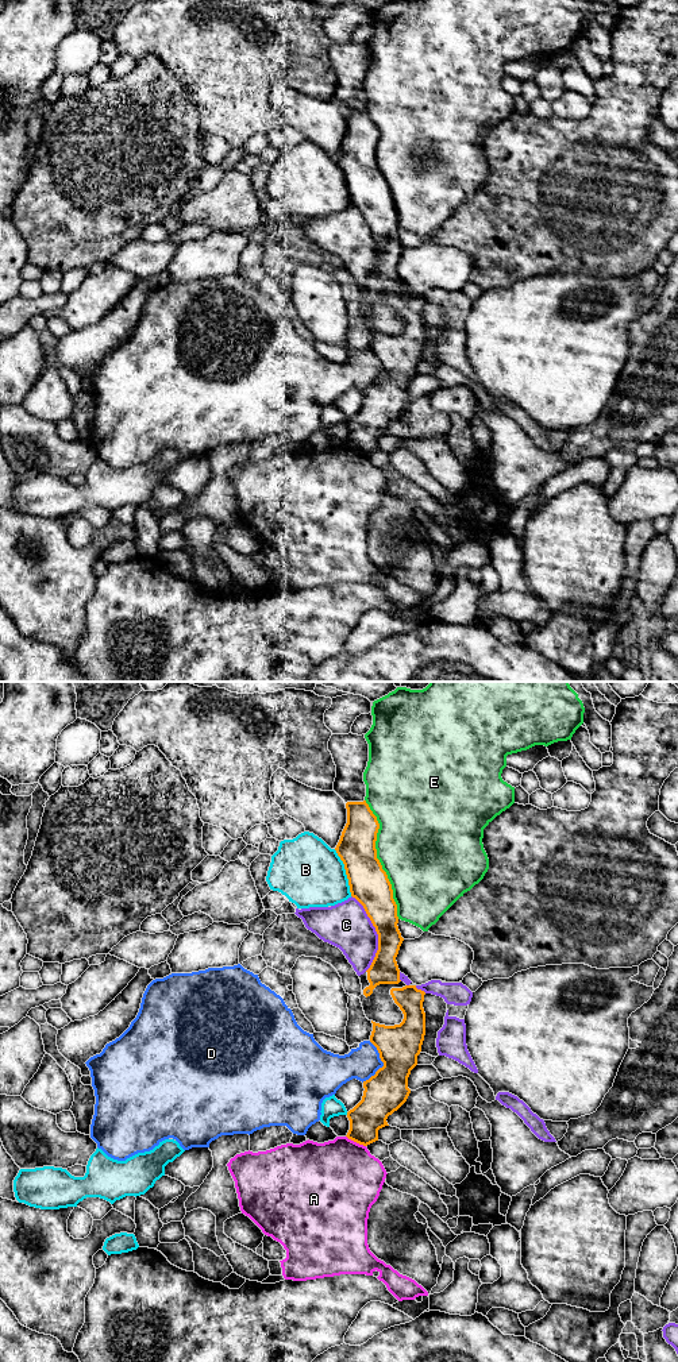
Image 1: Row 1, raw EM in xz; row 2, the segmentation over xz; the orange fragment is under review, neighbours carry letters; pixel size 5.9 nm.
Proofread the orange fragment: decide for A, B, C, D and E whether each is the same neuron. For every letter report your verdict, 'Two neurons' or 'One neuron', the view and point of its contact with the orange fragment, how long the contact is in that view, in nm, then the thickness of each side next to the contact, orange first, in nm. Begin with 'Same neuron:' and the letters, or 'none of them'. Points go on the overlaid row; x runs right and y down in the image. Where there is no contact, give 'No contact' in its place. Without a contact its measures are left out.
Same neuron: none of them
A: Two neurons. Touches orange at xz (355, 1141). Shared border 140 nm. Thickness 200 nm (orange) against 480 nm
B: Two neurons. Touches orange at xz (346, 872). Shared border 300 nm. Thickness 240 nm (orange) against 400 nm
C: Two neurons. Touches orange at xz (377, 933). Shared border 460 nm. Thickness 220 nm (orange) against 280 nm
D: Two neurons. Touches orange at xz (384, 1064). Shared border 260 nm. Thickness 260 nm (orange) against 190 nm
E: Two neurons. Touches orange at xz (377, 859). Shared border 750 nm. Thickness 240 nm (orange) against 480 nm

